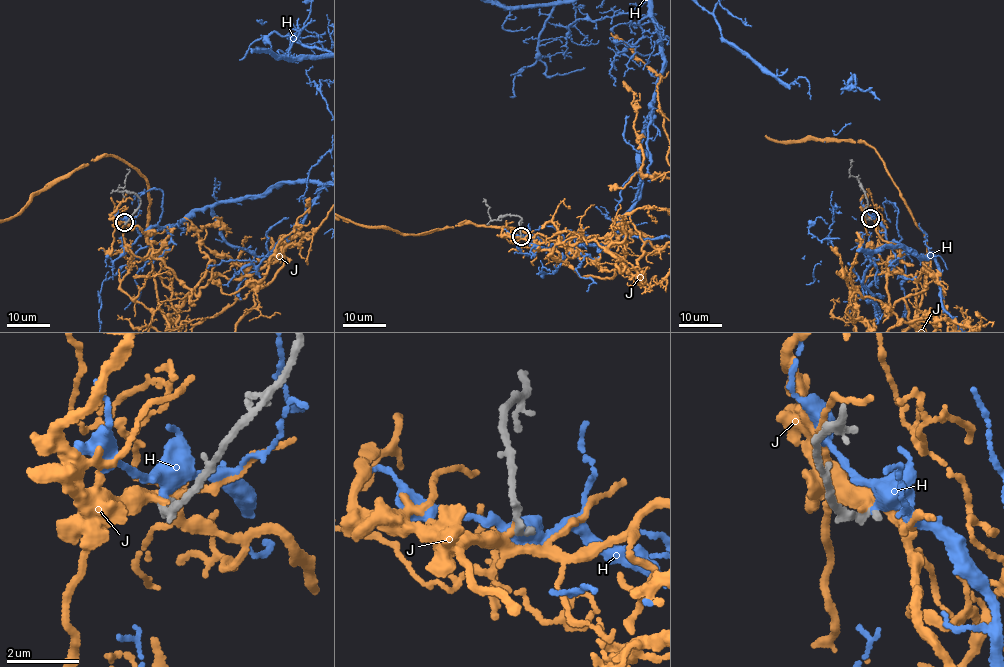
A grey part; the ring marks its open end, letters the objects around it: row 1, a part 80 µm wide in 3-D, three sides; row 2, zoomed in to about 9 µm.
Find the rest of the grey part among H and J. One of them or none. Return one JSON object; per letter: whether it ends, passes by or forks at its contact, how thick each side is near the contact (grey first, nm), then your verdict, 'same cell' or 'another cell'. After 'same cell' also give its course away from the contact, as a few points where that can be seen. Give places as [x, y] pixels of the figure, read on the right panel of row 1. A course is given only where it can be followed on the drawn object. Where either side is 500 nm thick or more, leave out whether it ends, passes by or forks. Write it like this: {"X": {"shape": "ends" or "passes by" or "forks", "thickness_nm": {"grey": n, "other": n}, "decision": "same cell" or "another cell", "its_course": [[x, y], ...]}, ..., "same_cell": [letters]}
{"H": {"shape": "passes by", "thickness_nm": {"grey": 240, "other": 320}, "decision": "same cell"}, "J": {"shape": "passes by", "thickness_nm": {"grey": 240, "other": 280}, "decision": "another cell"}, "same_cell": ["H"]}

